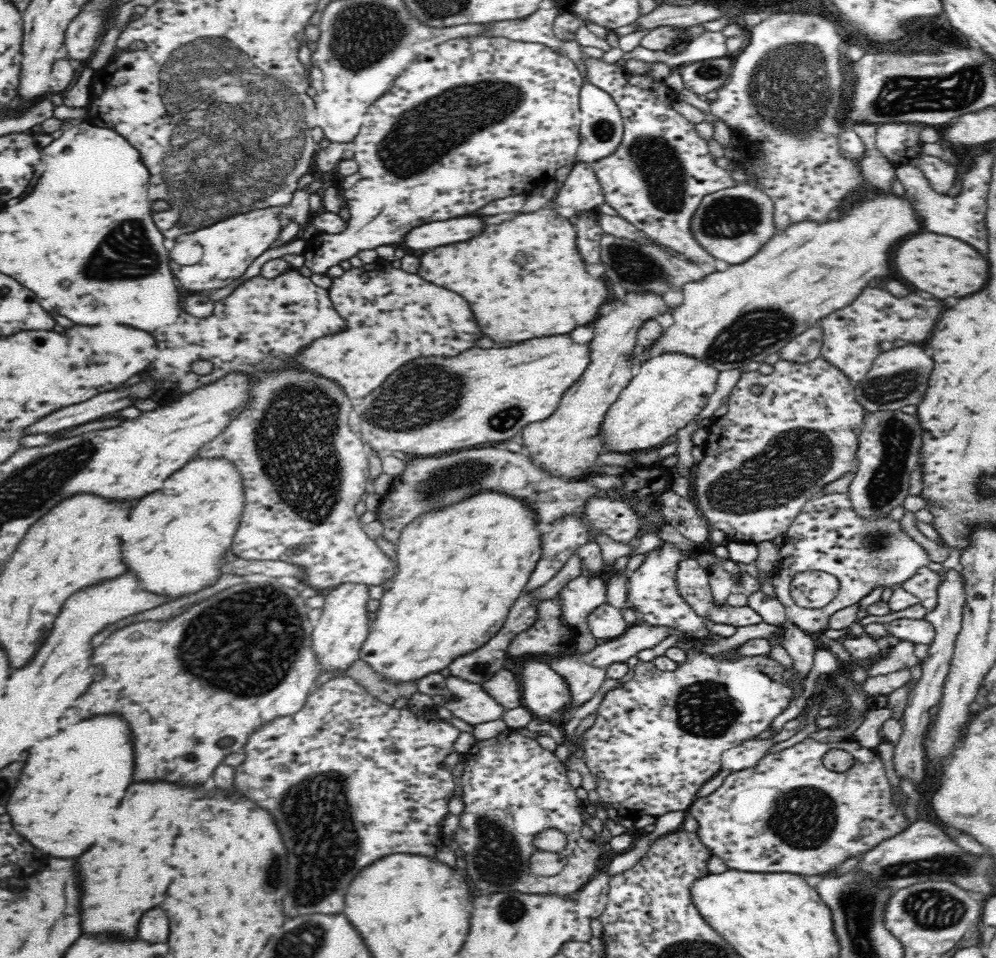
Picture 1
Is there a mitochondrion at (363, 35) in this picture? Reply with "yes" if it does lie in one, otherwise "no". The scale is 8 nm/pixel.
yes

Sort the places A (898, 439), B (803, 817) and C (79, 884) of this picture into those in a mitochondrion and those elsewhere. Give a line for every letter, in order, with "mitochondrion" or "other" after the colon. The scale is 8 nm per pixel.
A: mitochondrion
B: mitochondrion
C: other

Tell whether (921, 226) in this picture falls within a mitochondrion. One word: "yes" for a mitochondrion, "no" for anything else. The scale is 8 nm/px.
no

